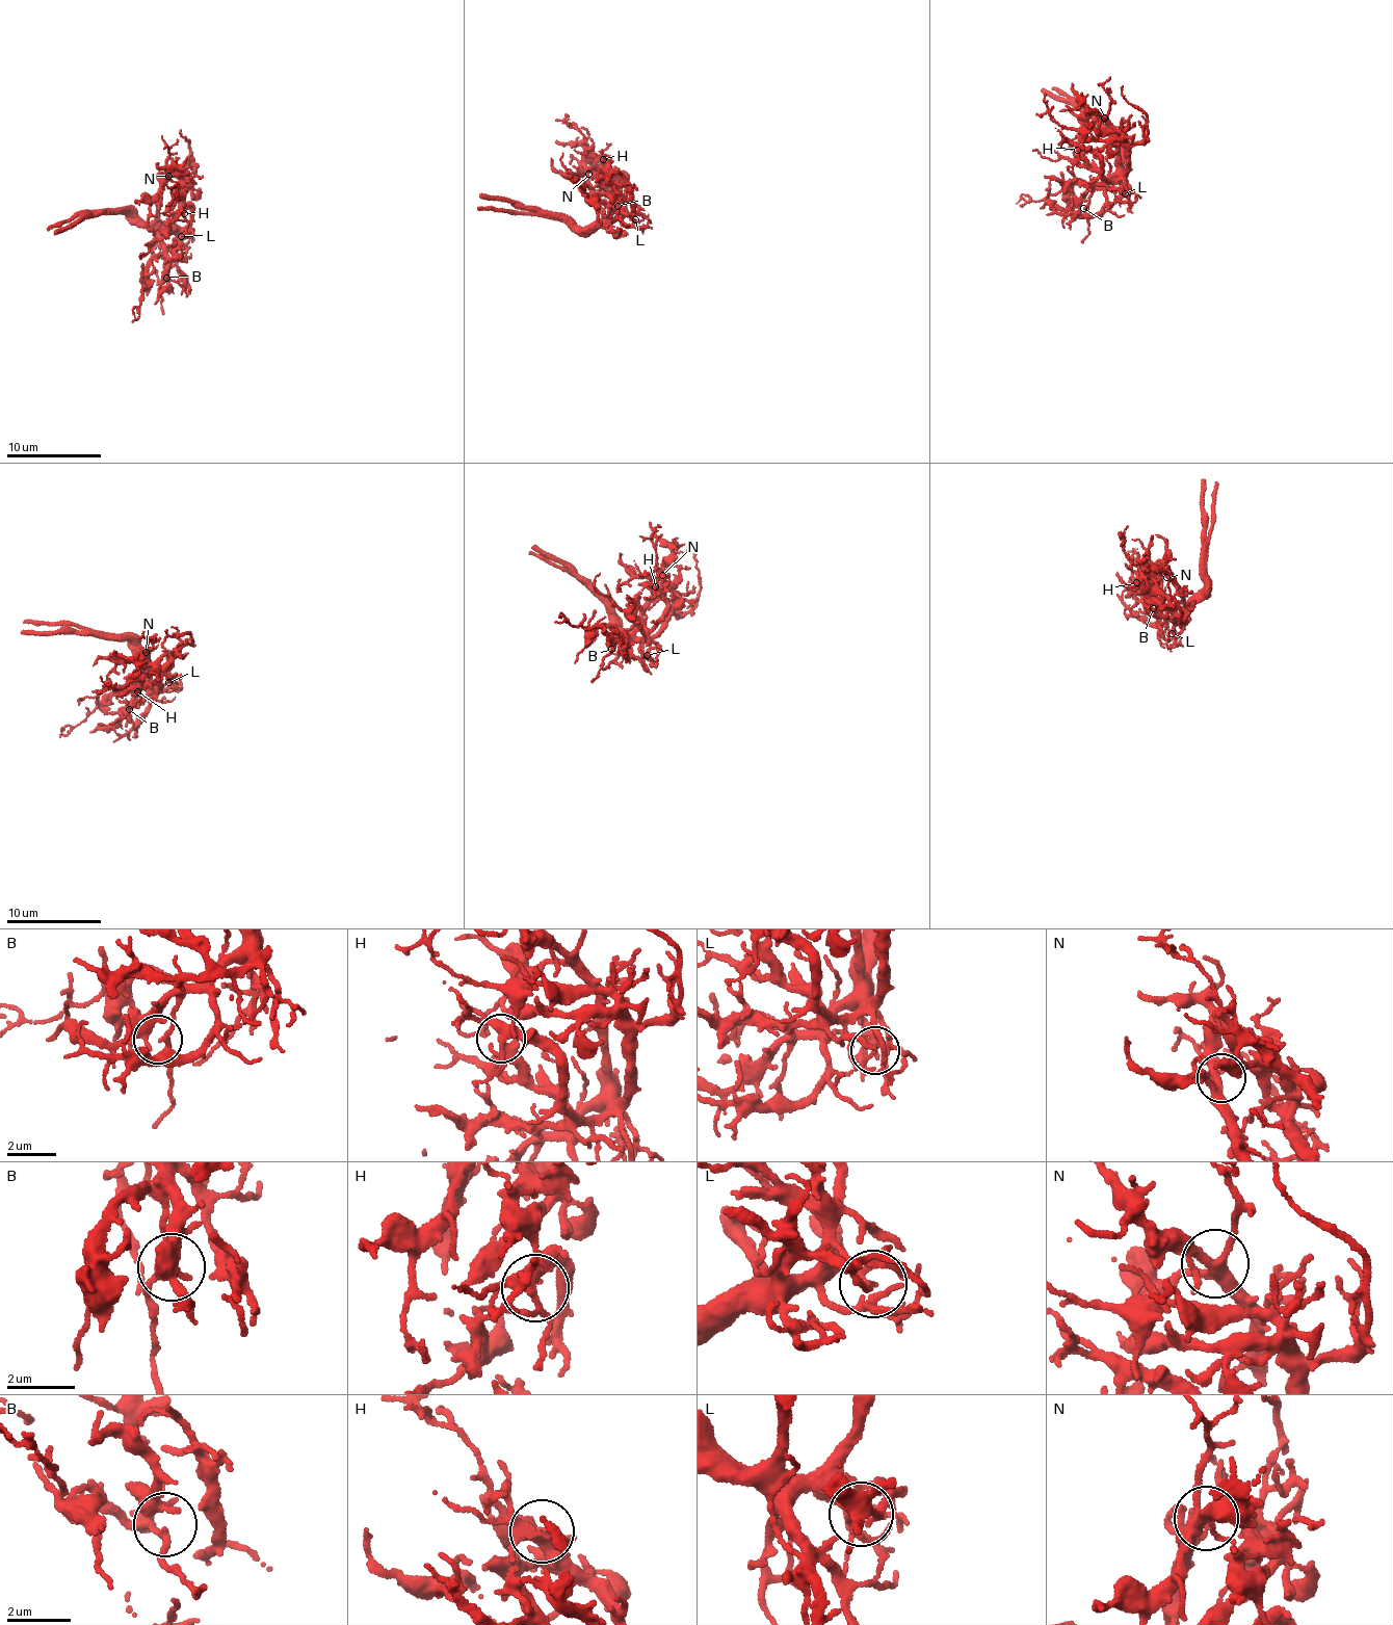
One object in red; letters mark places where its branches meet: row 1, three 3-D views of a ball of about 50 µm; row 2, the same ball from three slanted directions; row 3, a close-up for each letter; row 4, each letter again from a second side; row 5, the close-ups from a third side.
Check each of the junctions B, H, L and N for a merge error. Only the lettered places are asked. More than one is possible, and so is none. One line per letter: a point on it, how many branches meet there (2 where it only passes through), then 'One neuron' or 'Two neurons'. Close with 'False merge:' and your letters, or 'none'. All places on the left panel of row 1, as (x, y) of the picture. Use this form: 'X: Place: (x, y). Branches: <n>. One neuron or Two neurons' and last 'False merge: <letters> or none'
B: Place: (166, 278). Branches: 2. One neuron
H: Place: (184, 213). Branches: 6. One neuron
L: Place: (181, 236). Branches: 3. One neuron
N: Place: (168, 176). Branches: 5. One neuron
False merge: none

